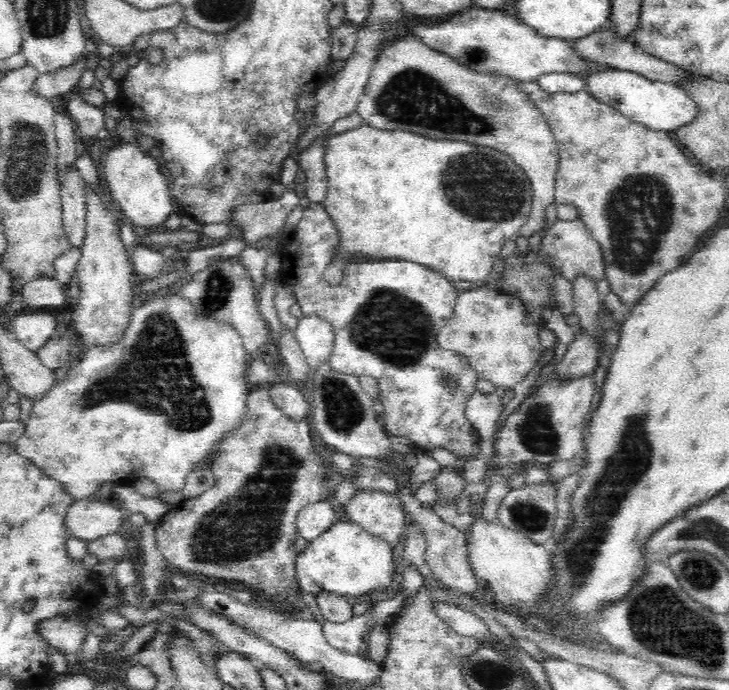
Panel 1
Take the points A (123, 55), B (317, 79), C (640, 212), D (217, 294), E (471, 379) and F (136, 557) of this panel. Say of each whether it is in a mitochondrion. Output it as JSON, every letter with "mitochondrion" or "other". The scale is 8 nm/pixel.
{"A":"other","B":"other","C":"mitochondrion","D":"mitochondrion","E":"other","F":"other"}

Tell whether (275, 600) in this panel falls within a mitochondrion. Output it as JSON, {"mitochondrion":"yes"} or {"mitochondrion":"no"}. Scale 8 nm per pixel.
{"mitochondrion":"no"}

